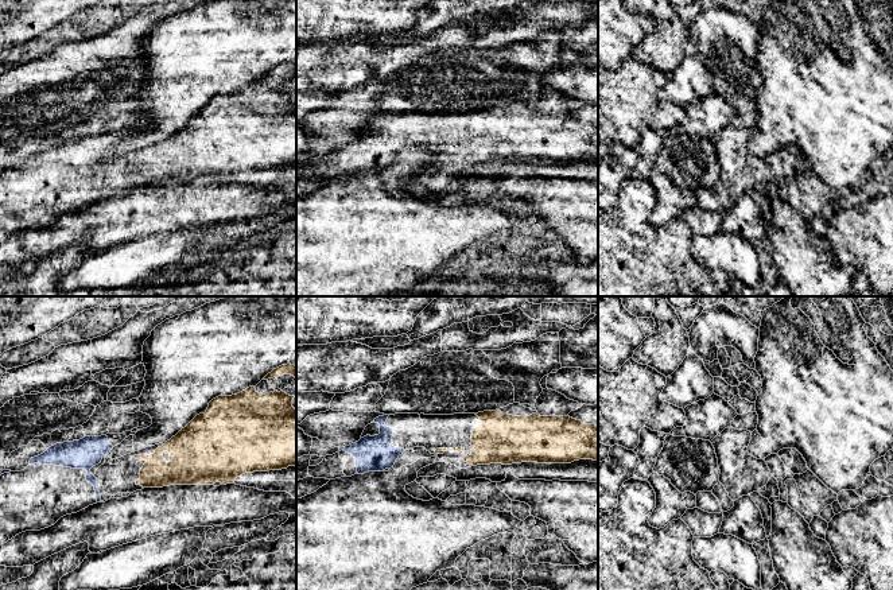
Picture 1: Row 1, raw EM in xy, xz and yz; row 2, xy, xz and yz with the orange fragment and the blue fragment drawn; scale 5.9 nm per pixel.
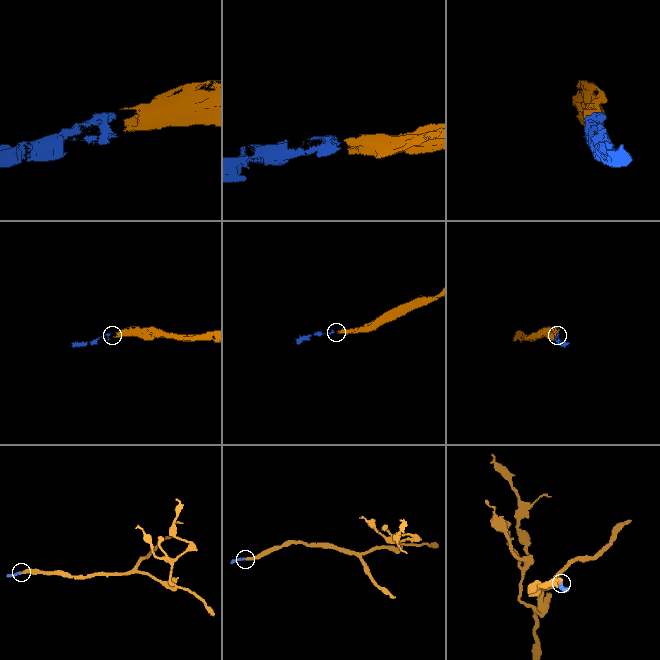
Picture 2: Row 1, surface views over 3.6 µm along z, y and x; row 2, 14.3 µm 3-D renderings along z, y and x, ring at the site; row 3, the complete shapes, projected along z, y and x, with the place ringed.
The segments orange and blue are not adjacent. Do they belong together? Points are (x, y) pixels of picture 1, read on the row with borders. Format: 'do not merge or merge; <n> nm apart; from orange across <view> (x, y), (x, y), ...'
merge; 140 nm apart; from orange across xy (135, 455), (112, 447)

